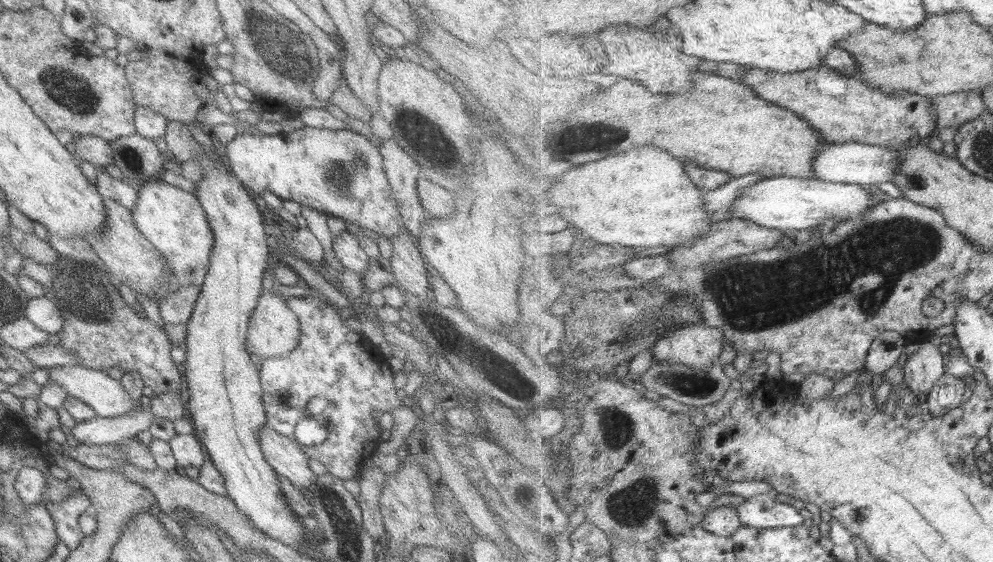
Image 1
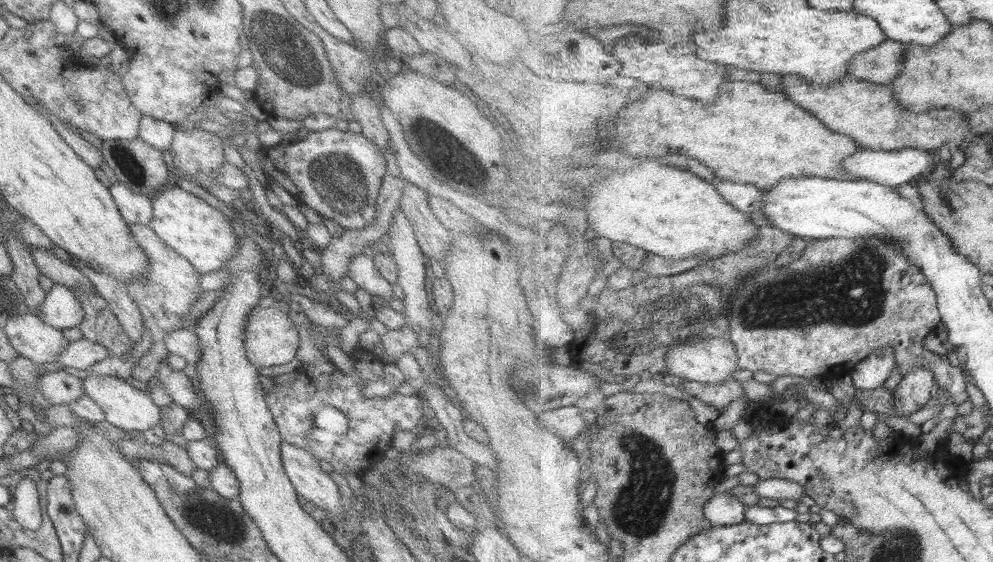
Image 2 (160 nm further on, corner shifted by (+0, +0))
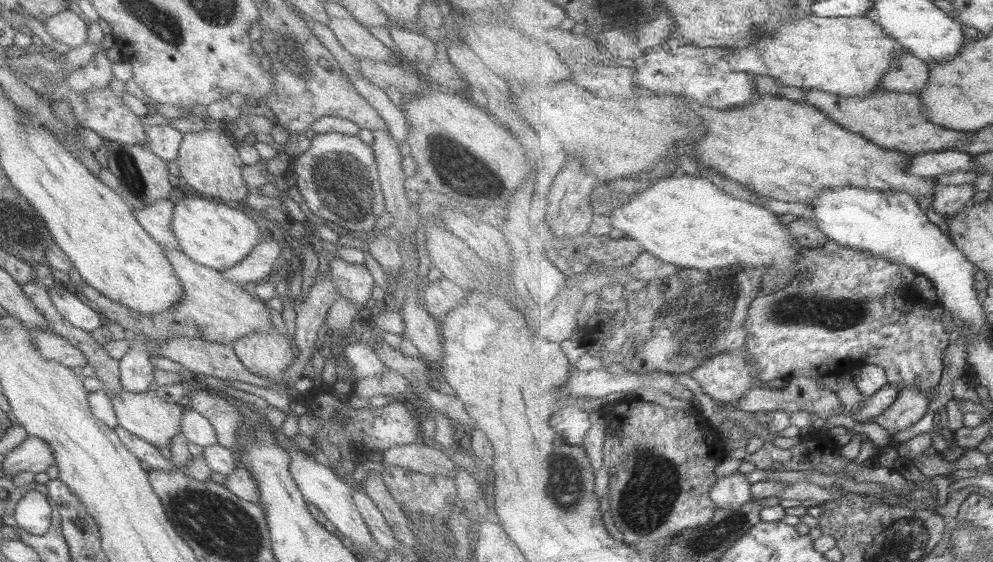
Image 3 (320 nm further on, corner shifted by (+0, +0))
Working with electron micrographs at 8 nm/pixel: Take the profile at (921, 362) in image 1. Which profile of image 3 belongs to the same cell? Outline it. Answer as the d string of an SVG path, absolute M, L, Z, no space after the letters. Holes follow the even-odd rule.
M918 386L906 388L900 391L895 404L878 416L874 422L886 429L889 435L907 430L929 412L930 402L927 391L923 392Z

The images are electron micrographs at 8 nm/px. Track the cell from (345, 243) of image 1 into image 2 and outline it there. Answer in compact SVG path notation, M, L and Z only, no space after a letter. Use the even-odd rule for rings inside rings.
M362 254L352 256L346 276L355 283L357 289L366 292L372 299L379 298L384 304L395 304L392 284L377 272L372 263L372 257Z

